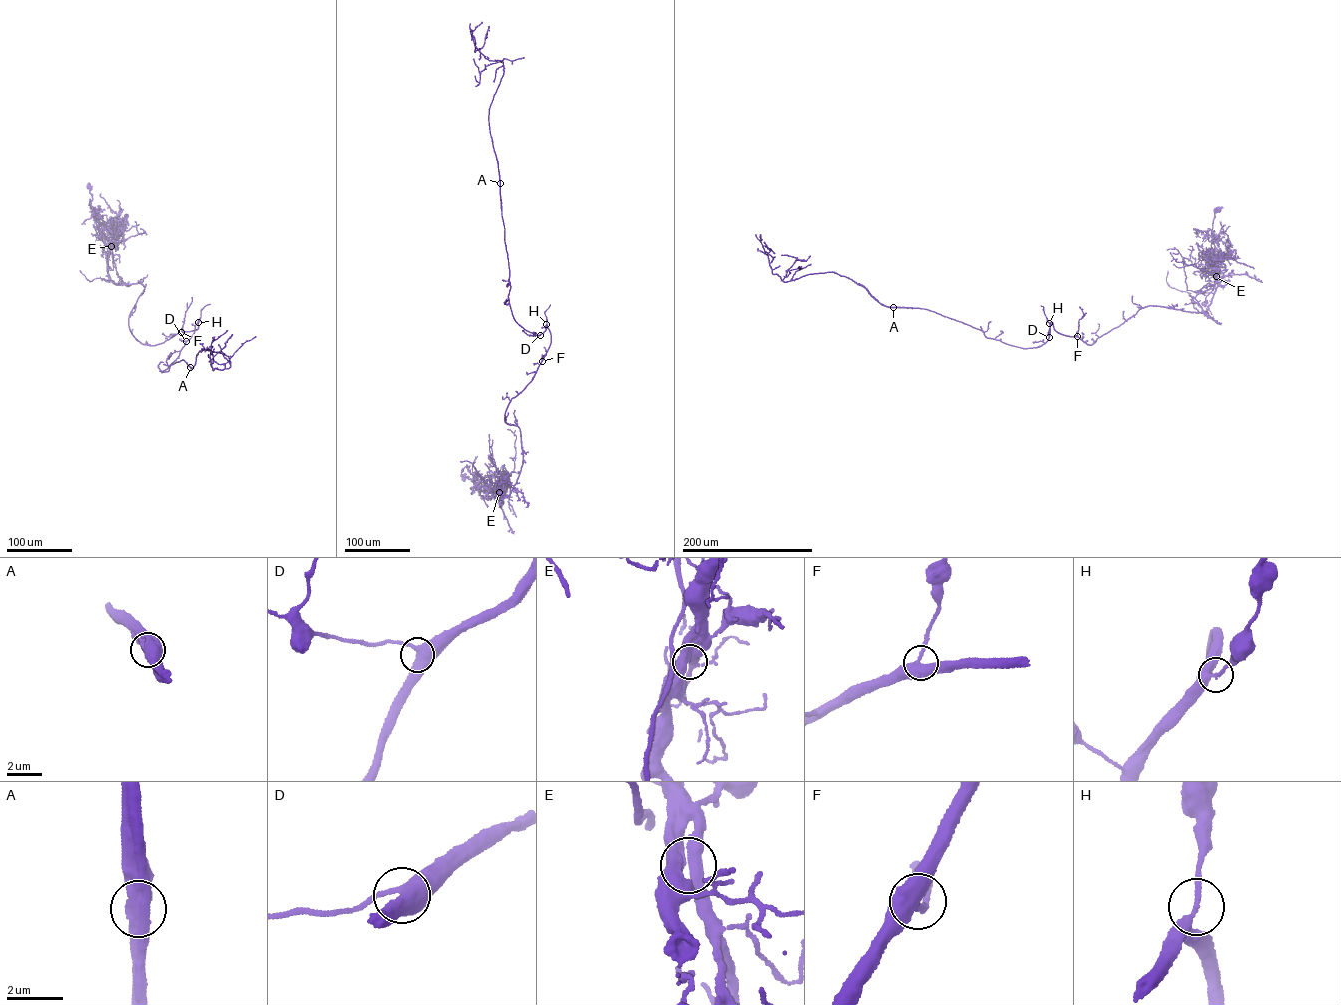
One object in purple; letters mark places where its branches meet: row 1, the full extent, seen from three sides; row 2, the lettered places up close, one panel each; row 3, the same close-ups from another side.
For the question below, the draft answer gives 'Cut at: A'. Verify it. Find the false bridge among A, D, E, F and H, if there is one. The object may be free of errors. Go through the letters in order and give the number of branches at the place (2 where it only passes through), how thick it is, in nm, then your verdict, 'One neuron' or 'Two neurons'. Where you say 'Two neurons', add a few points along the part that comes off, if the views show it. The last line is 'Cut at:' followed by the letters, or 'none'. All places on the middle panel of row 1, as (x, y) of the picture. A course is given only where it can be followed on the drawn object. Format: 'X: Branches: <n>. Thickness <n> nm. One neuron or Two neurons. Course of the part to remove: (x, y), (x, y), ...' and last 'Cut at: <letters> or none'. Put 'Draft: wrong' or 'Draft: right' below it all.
A: Branches: 2. Thickness 700 nm. Two neurons. Course of the part to remove: (500, 183), (492, 140)
D: Branches: 3. Thickness 480 nm. One neuron
E: Branches: 2. Thickness 550 nm. One neuron
F: Branches: 3. Thickness 440 nm. One neuron
H: Branches: 2. Thickness 280 nm. One neuron
Cut at: A
Draft: right

